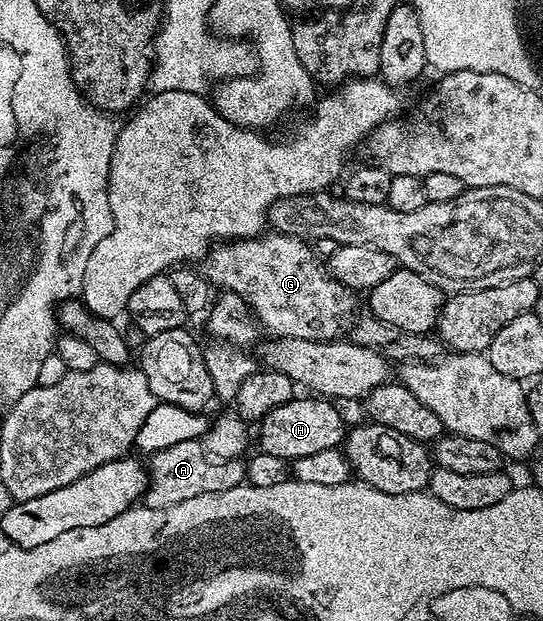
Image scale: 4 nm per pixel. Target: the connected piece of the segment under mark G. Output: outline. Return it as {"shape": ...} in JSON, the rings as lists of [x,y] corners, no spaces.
{"shape":[[[263,232],[257,238],[222,240],[205,255],[205,262],[204,273],[211,283],[215,287],[222,286],[218,288],[244,299],[257,325],[271,330],[274,338],[333,342],[343,337],[342,329],[346,325],[347,329],[355,317],[355,291],[336,281],[324,265],[323,259],[315,253],[315,247],[305,237],[295,233]]]}

